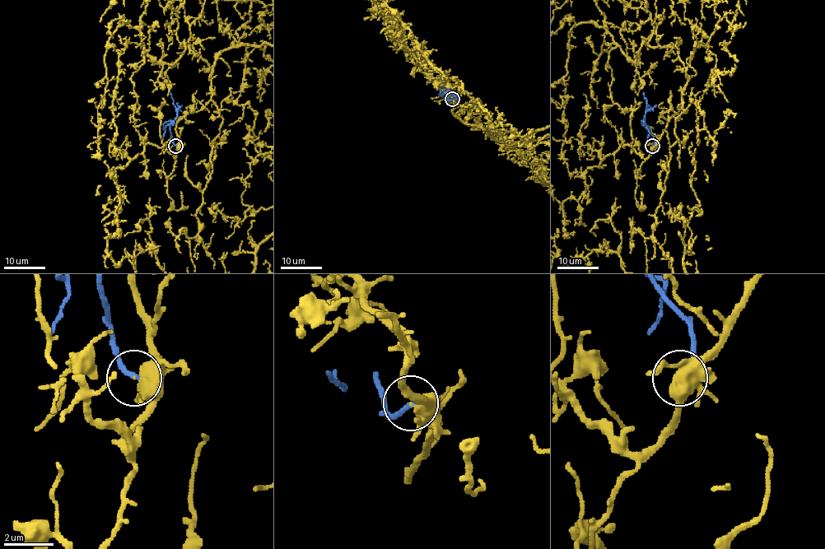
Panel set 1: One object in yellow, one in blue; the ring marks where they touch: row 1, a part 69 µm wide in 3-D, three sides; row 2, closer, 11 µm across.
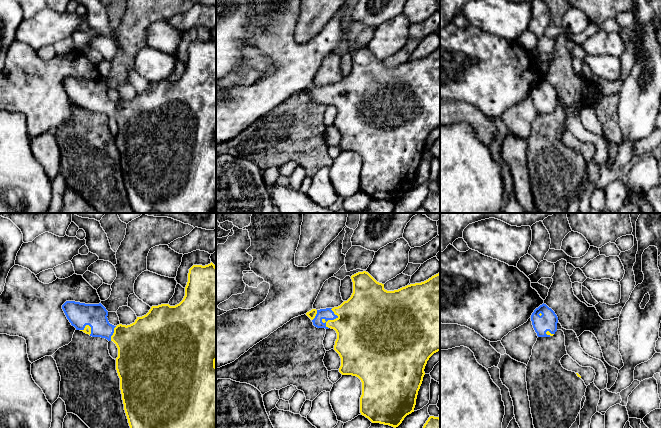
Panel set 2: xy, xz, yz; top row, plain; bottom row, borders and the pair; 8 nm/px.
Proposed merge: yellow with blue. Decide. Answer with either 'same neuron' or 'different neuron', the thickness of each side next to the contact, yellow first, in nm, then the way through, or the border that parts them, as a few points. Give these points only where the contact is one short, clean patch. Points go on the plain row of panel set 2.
same neuron | 420/90 nm | across xz (363, 99), (332, 96), (327, 90)

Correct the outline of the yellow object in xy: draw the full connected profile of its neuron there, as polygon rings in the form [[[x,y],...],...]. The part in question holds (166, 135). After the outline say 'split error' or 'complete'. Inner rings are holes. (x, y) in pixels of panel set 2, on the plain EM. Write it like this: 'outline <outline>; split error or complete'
outline [[[211,38],[208,41],[193,41],[189,45],[188,58],[185,63],[185,72],[183,76],[175,81],[161,80],[152,82],[149,88],[137,93],[134,99],[130,101],[119,100],[114,102],[108,97],[108,87],[101,80],[85,80],[75,77],[66,77],[62,85],[76,106],[83,107],[92,113],[105,114],[113,117],[118,124],[118,133],[116,134],[116,146],[120,154],[120,166],[124,180],[124,186],[128,195],[130,206],[135,213],[210,213],[216,210],[216,42]]]; split error

